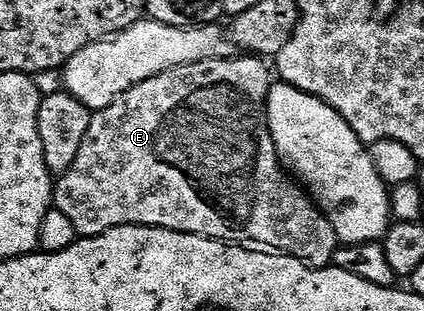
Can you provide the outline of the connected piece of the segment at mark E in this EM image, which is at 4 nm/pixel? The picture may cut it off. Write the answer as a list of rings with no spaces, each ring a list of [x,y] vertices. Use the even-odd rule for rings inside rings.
[[[257,56],[212,58],[206,62],[196,62],[190,66],[168,70],[159,76],[151,76],[143,80],[143,84],[135,84],[135,88],[127,88],[127,92],[123,92],[114,102],[107,104],[107,108],[93,114],[91,128],[87,128],[87,136],[83,136],[83,145],[79,148],[79,156],[75,156],[75,164],[71,164],[68,172],[56,179],[53,187],[55,209],[63,212],[63,216],[68,216],[71,224],[75,224],[78,235],[86,238],[94,238],[96,234],[102,234],[116,226],[158,226],[164,230],[213,238],[217,242],[252,244],[269,252],[288,254],[289,257],[302,262],[304,266],[310,266],[312,270],[323,270],[333,265],[333,257],[339,249],[335,228],[331,228],[320,206],[290,177],[282,166],[280,158],[277,157],[277,149],[265,115],[265,102],[269,98],[271,85],[271,70],[261,62],[264,61]]]

